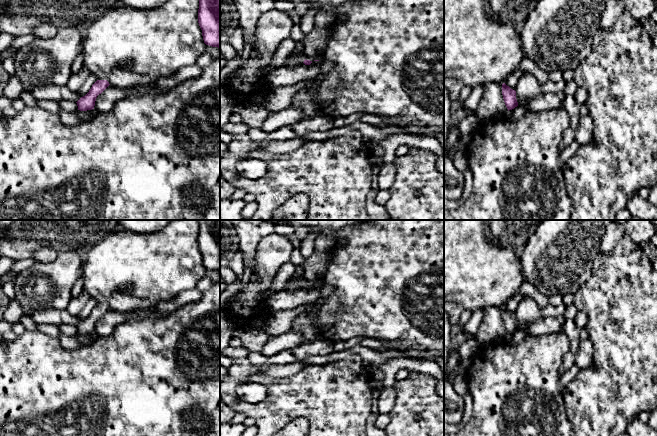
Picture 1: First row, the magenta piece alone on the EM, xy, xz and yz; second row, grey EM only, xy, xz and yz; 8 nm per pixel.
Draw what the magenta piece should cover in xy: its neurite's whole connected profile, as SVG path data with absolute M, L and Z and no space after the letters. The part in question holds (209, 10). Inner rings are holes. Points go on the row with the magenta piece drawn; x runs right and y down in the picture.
M199 0L198 23L204 43L220 48L220 0Z

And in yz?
M505 83L502 84L502 95L508 111L518 106L516 91L511 89Z

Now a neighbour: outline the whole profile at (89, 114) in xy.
M94 109L87 111L76 110L75 112L79 115L82 121L91 120L96 114L96 111Z

